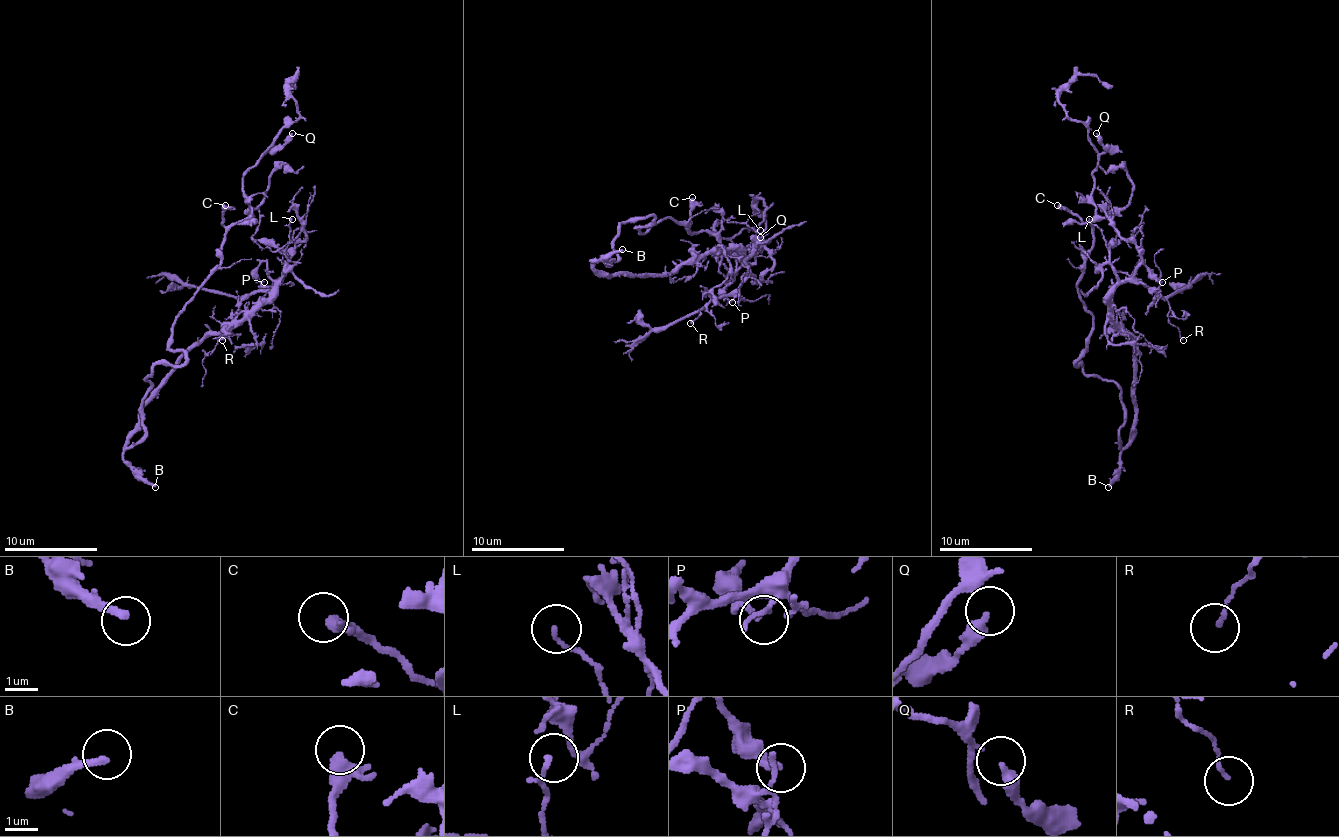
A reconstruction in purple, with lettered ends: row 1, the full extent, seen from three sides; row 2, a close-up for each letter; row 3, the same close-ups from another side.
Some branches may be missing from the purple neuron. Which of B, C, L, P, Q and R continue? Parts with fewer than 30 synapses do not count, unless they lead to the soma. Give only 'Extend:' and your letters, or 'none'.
Extend: B

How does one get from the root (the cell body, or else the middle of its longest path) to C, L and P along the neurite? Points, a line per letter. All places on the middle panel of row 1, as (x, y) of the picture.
C: (615, 251), (625, 221), (653, 216), (636, 228), (643, 232), (674, 218), (692, 232), (692, 197)
L: (615, 251), (611, 265), (594, 265), (599, 272), (669, 274), (709, 253), (734, 249), (746, 258), (760, 230)
P: (615, 251), (611, 265), (594, 265), (599, 272), (669, 274), (734, 249), (741, 265), (725, 288), (732, 302)

